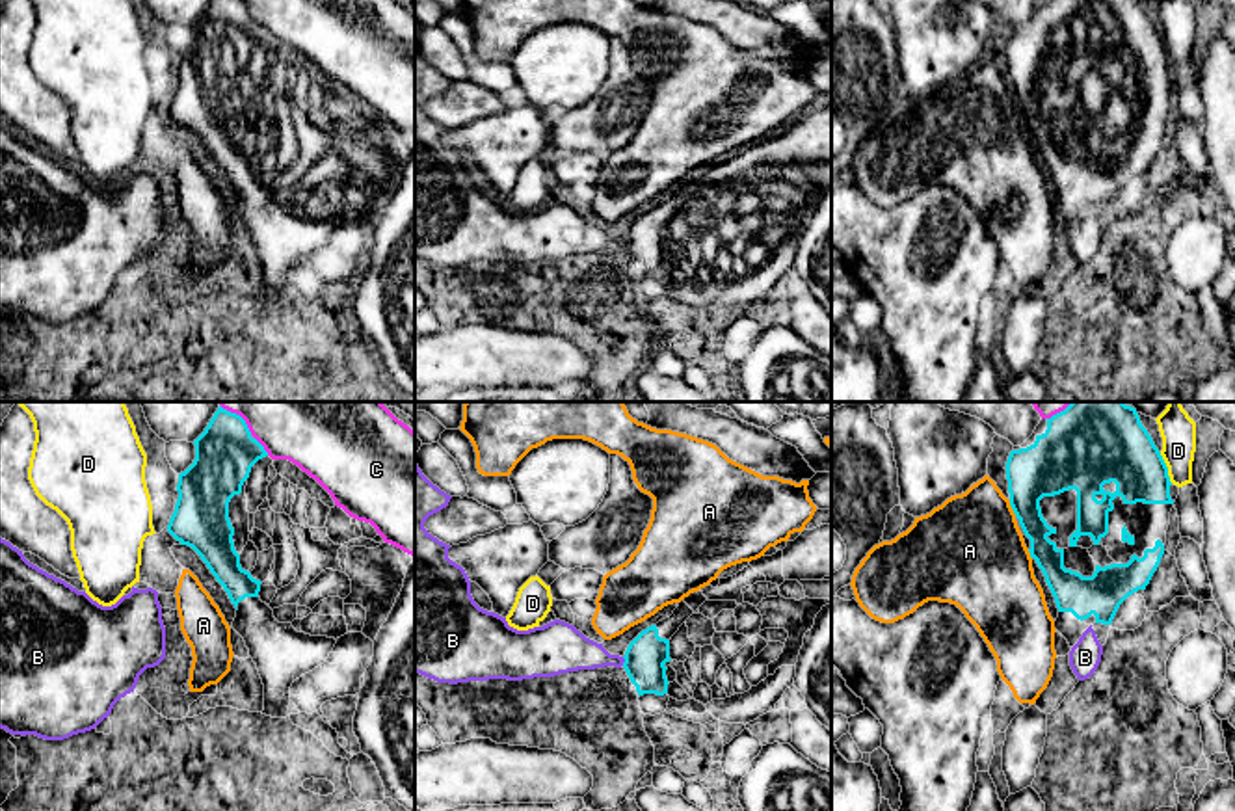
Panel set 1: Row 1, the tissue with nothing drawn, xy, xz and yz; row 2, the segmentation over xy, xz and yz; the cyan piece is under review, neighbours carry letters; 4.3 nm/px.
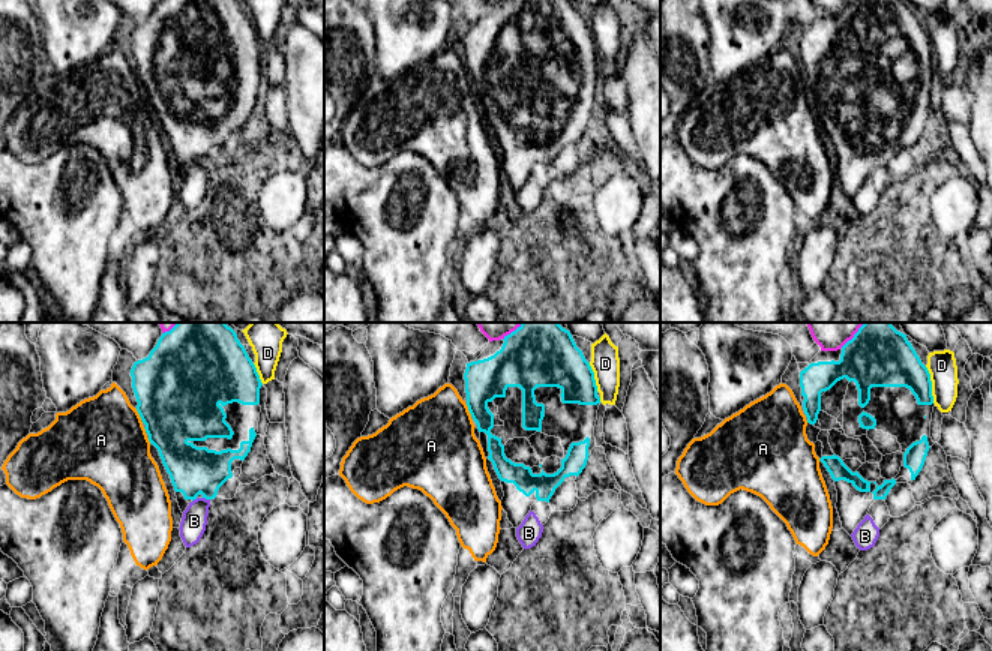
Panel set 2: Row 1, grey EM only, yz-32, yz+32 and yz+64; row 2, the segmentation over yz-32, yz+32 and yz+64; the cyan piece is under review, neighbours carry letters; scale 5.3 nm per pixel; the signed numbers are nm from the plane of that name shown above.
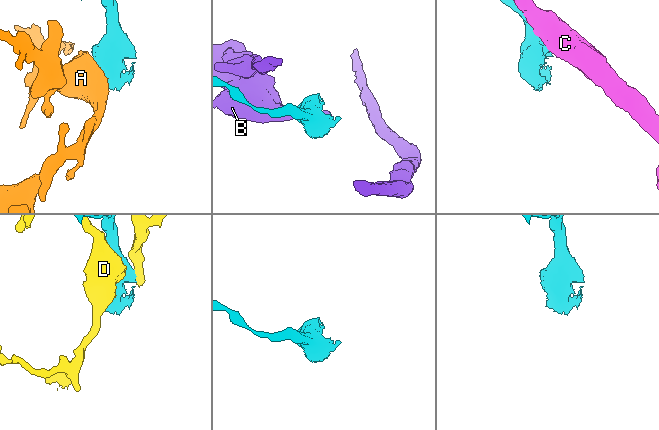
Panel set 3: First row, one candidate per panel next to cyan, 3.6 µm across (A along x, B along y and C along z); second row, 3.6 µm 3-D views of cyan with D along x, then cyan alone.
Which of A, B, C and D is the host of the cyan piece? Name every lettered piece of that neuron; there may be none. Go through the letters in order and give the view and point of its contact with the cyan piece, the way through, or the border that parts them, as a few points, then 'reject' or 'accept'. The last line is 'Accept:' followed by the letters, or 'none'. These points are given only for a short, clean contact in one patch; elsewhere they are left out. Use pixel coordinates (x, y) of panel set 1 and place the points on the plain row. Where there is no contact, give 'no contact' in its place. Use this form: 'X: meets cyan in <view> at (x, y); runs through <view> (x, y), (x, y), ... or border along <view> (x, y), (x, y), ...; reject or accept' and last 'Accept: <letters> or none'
A: meets cyan in yz at (1012, 92); border along yz (1009, 84), (1016, 99); reject
B: meets cyan in xz at (625, 244); border along xz (622, 240), (624, 248); reject
C: meets cyan in xy at (263, 30); reject
D: meets cyan in yz at (1167, 51); reject
Accept: none

